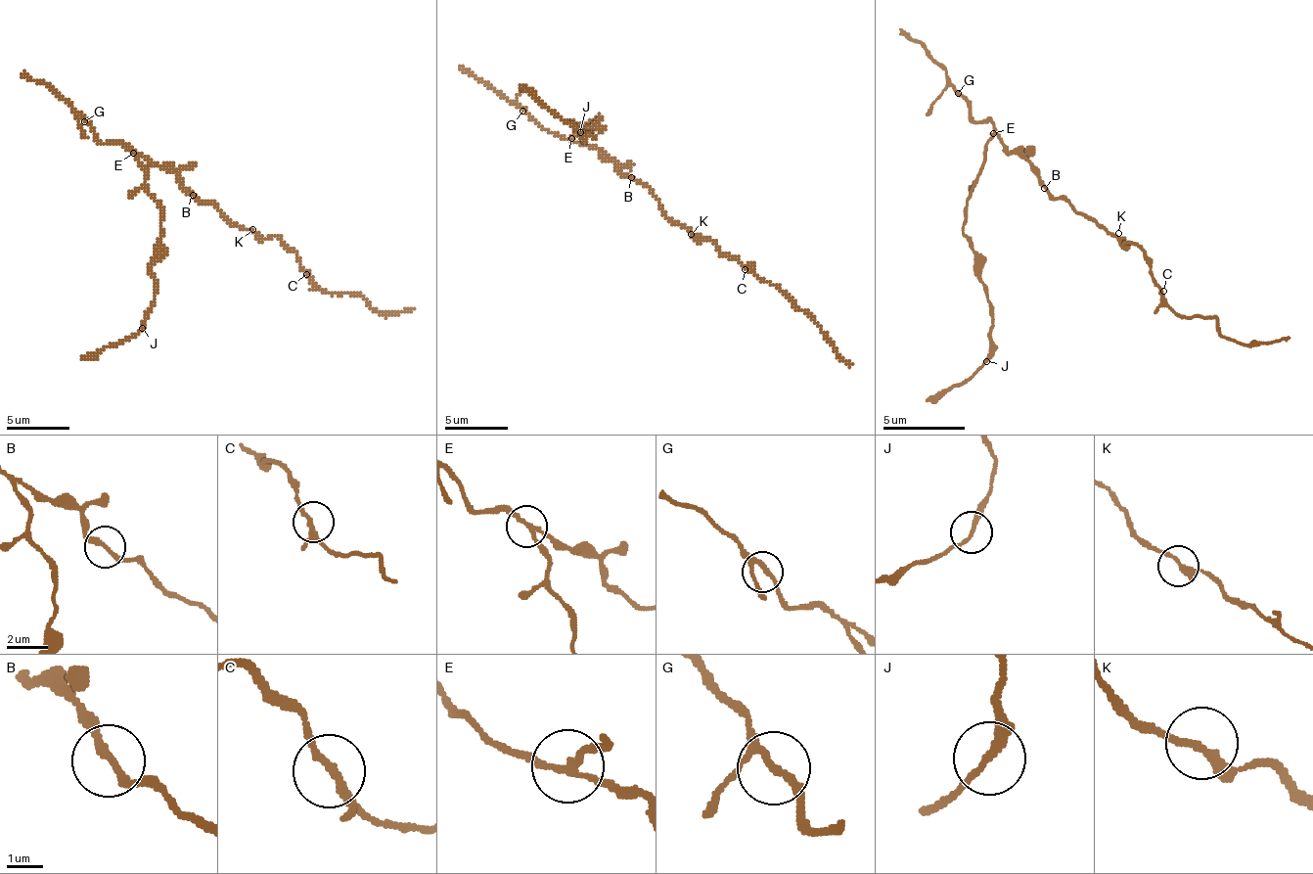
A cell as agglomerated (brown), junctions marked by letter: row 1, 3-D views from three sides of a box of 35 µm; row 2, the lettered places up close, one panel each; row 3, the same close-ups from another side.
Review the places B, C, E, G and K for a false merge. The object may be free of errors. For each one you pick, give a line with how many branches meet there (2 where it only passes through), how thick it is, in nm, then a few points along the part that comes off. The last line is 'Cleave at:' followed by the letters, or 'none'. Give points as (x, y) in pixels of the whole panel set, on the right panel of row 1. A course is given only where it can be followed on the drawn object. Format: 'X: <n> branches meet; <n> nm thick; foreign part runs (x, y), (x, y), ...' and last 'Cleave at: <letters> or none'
E: 3 branches meet; 160 nm thick; foreign part runs (994, 134), (978, 184), (966, 201), (962, 229), (973, 275), (982, 283), (990, 357), (925, 402)
Cleave at: E

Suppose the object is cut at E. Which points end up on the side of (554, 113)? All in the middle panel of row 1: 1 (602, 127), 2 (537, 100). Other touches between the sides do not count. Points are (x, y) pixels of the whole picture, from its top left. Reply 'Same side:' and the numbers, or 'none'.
Same side: 1, 2

